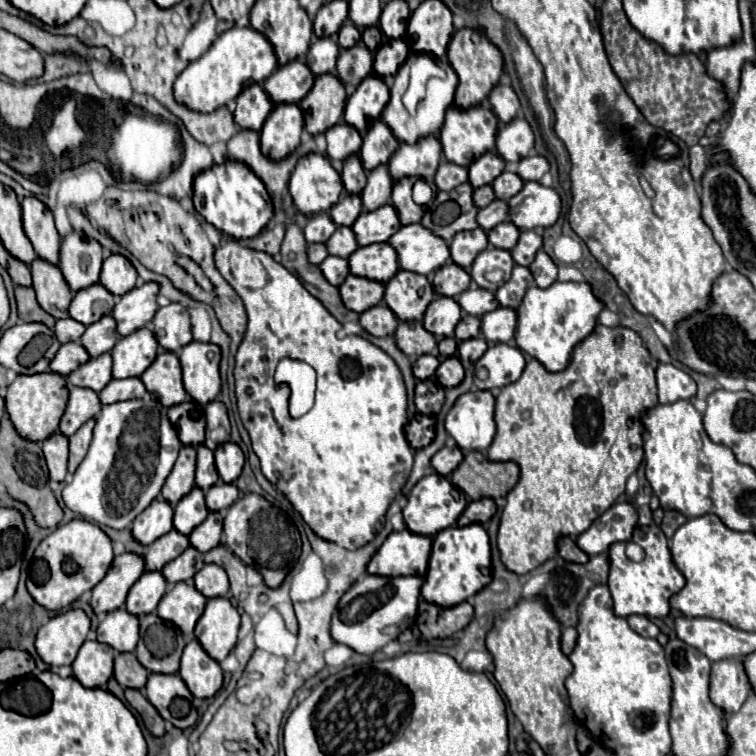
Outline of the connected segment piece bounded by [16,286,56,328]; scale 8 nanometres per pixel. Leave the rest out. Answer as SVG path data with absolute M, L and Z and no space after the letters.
M16 286L16 302L18 302L18 316L26 322L42 322L48 328L54 328L56 318L48 316L48 312L44 312L36 300L36 294L32 292L32 288L24 288L24 286Z

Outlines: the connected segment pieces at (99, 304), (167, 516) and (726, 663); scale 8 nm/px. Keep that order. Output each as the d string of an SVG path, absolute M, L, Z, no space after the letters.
M96 282L74 294L70 302L70 318L88 326L100 320L102 316L112 314L112 308L114 308L114 296L100 282Z
M156 498L140 516L136 516L132 526L134 538L140 544L154 542L156 538L160 538L162 534L174 528L172 516L174 516L174 508L164 498Z
M736 658L712 662L710 674L710 700L722 708L724 716L738 712L748 694L752 692L742 662Z

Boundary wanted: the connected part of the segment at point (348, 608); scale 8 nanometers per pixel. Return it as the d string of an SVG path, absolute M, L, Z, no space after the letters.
M368 574L360 582L354 582L348 592L338 602L336 612L332 614L332 624L330 624L330 636L340 642L350 646L352 650L360 654L374 654L378 652L386 642L396 638L398 632L388 634L388 626L398 628L400 620L404 616L414 618L418 600L420 600L420 588L424 584L422 576L374 576Z

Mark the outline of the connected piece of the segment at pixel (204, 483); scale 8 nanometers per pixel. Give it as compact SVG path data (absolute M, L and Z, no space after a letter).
M198 444L196 450L198 450L196 486L202 488L202 490L208 490L210 486L214 486L220 480L216 466L214 466L214 452L210 448L204 448L204 444Z

